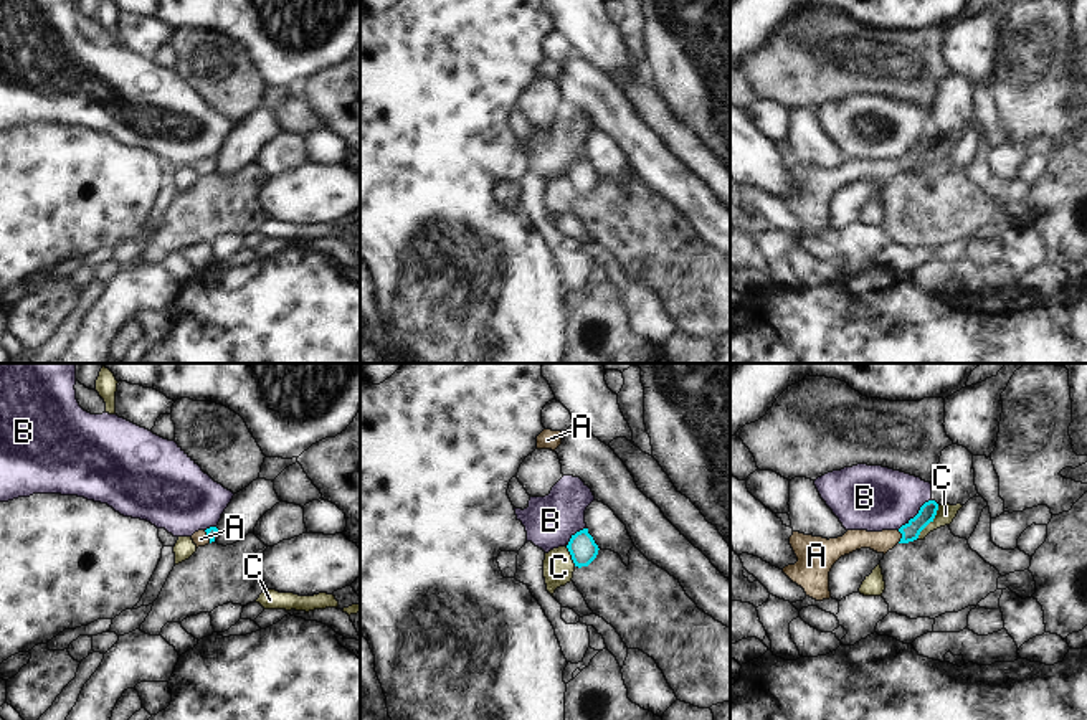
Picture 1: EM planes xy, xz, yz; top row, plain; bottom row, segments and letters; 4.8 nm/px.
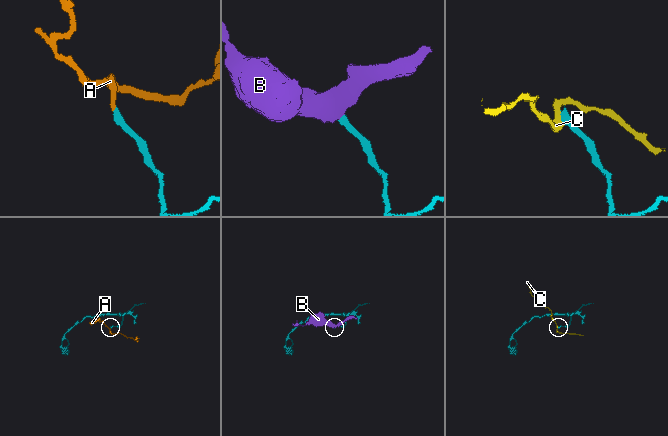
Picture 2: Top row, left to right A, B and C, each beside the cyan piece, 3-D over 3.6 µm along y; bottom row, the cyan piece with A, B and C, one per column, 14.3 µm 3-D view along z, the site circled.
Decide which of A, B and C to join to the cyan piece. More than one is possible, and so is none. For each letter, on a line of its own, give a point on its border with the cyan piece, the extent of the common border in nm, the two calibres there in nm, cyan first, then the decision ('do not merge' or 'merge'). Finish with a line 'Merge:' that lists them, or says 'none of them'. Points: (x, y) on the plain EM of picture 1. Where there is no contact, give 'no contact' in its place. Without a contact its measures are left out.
A: meets cyan in yz at (902, 167); contact 60 nm long; 90 nm thick on the cyan side, 110 nm on the other; merge
B: meets cyan in yz at (916, 146); contact 220 nm long; 90 nm thick on the cyan side, 320 nm on the other; do not merge
C: meets cyan in yz at (930, 151); contact 200 nm long; 90 nm thick on the cyan side, 90 nm on the other; do not merge
Merge: A

